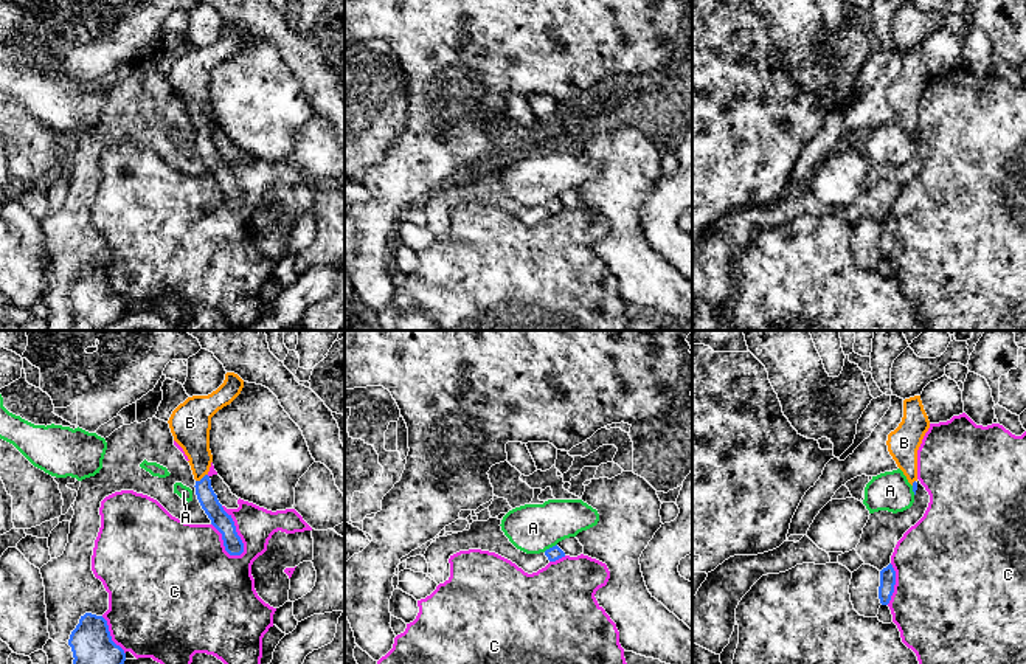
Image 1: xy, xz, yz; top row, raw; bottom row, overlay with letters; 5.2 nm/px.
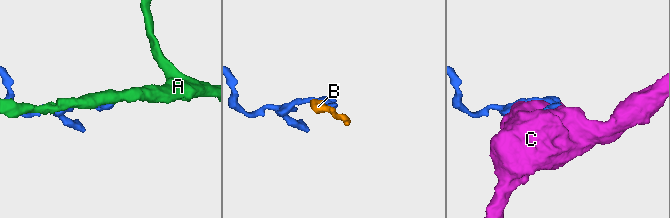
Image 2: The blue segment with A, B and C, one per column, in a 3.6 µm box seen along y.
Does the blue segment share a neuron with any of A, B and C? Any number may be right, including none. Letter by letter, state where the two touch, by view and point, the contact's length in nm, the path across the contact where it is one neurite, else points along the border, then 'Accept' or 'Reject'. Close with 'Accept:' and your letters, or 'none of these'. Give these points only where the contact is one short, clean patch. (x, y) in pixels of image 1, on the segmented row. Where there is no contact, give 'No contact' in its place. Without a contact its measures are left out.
A: Touches blue at xz (550, 548). Shared border 80 nm. Boundary: xz (556, 543), (544, 551). Reject
B: Touches blue at xy (202, 478). Shared border 80 nm. Accept
C: Touches blue at xy (235, 531). Shared border 280 nm. Reject
Accept: B

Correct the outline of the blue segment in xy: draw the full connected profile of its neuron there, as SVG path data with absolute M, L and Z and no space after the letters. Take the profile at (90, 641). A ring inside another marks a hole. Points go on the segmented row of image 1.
M92 613L81 616L68 645L73 664L160 664L152 658L127 659L124 650L112 641L107 621Z

